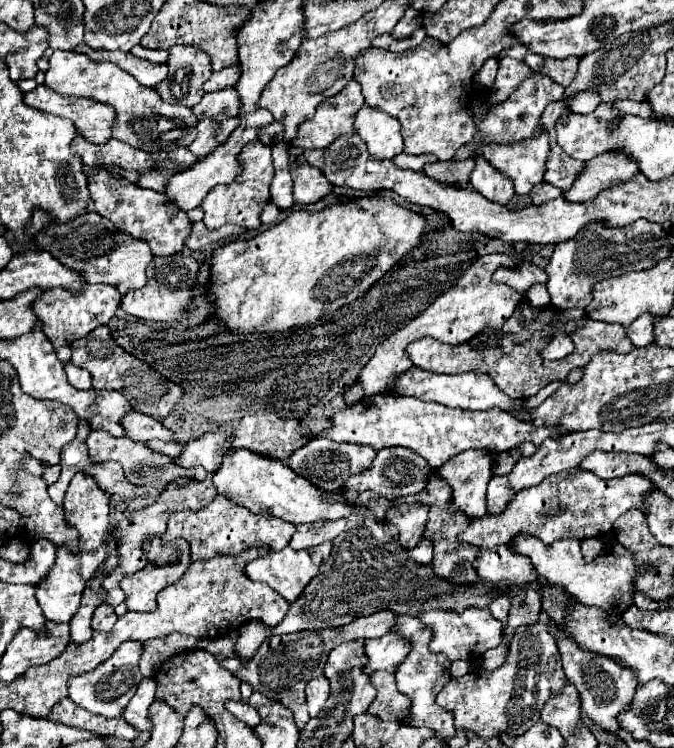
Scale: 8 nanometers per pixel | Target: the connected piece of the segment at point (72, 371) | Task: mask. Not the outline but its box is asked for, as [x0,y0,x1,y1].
[66,364,92,390]

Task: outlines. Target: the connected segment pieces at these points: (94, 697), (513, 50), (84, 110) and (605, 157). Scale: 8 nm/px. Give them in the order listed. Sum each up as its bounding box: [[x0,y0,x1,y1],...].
[[68,642,142,718],[498,43,528,61],[24,86,116,144],[562,152,638,202]]

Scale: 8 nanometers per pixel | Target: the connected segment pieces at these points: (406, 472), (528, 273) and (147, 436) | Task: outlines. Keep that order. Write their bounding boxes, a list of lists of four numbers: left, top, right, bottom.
[[342,446,430,502],[494,262,546,292],[122,412,174,442]]

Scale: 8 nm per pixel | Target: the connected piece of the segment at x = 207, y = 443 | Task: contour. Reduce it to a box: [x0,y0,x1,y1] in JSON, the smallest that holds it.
[176,434,230,474]

